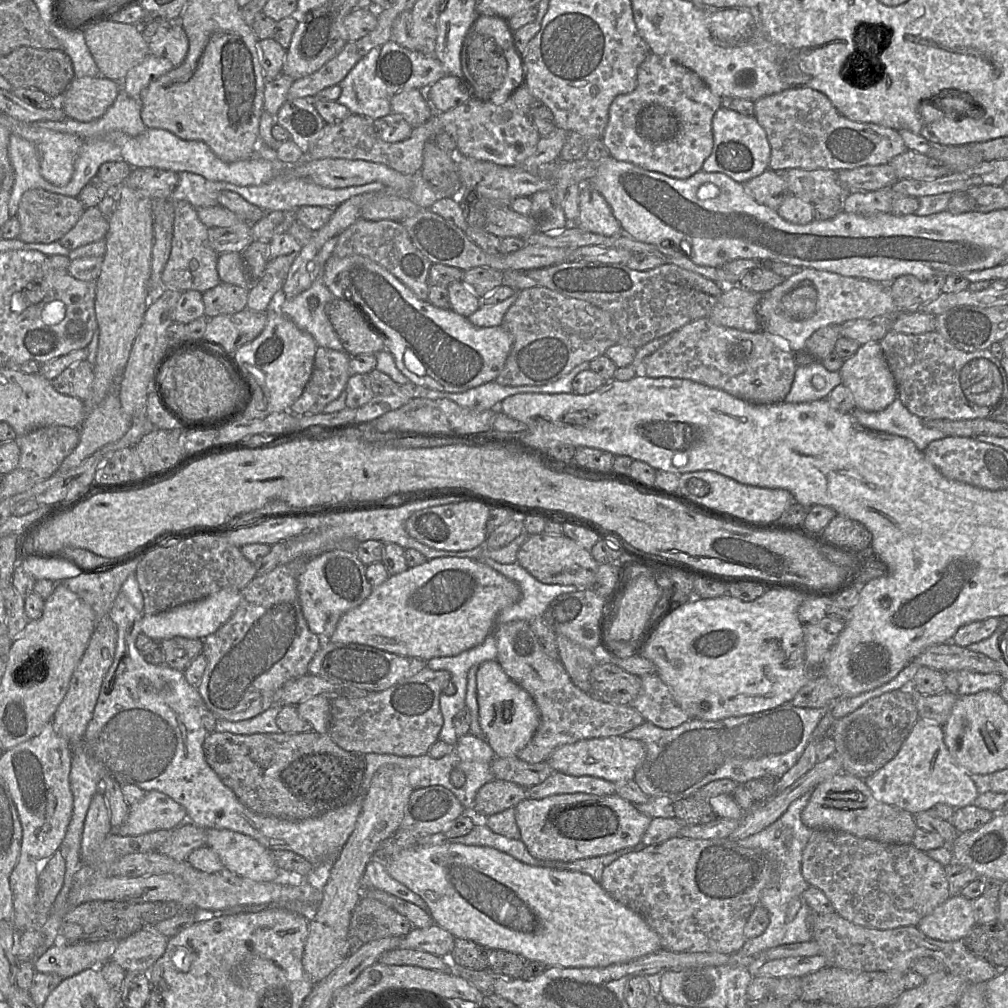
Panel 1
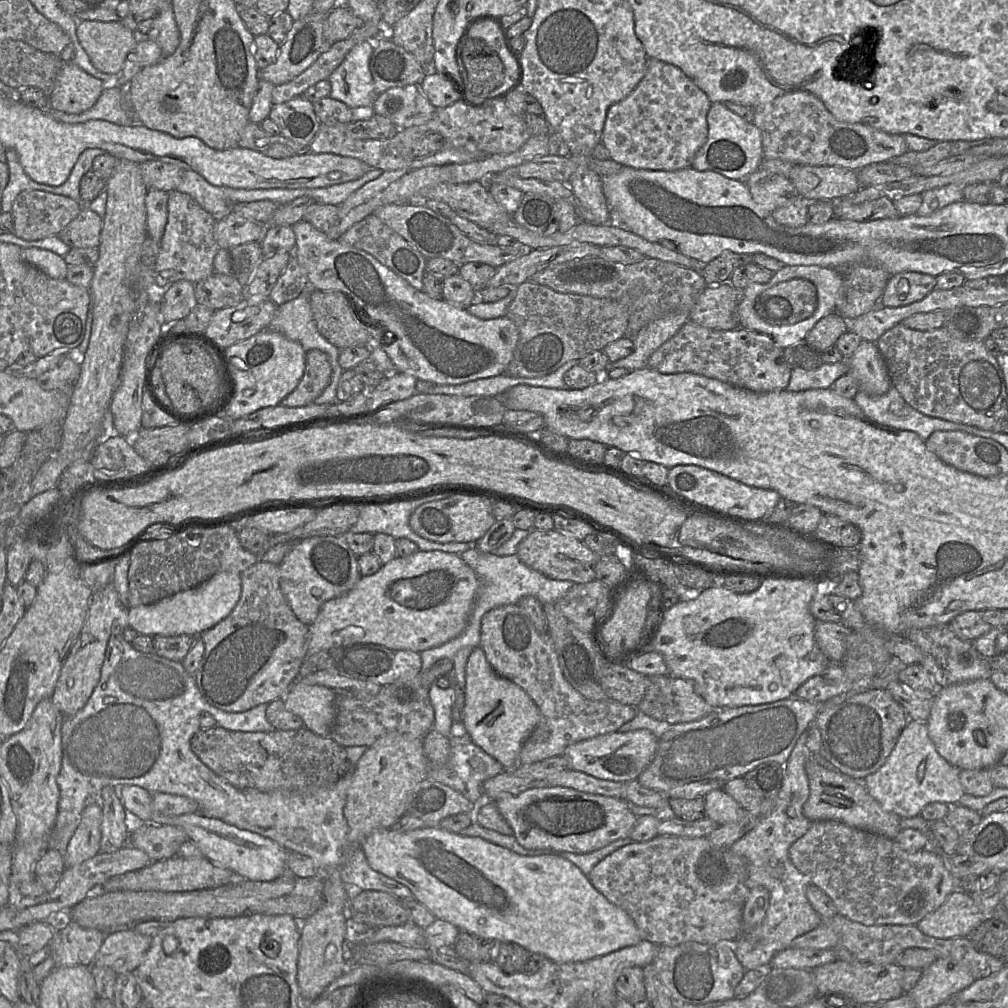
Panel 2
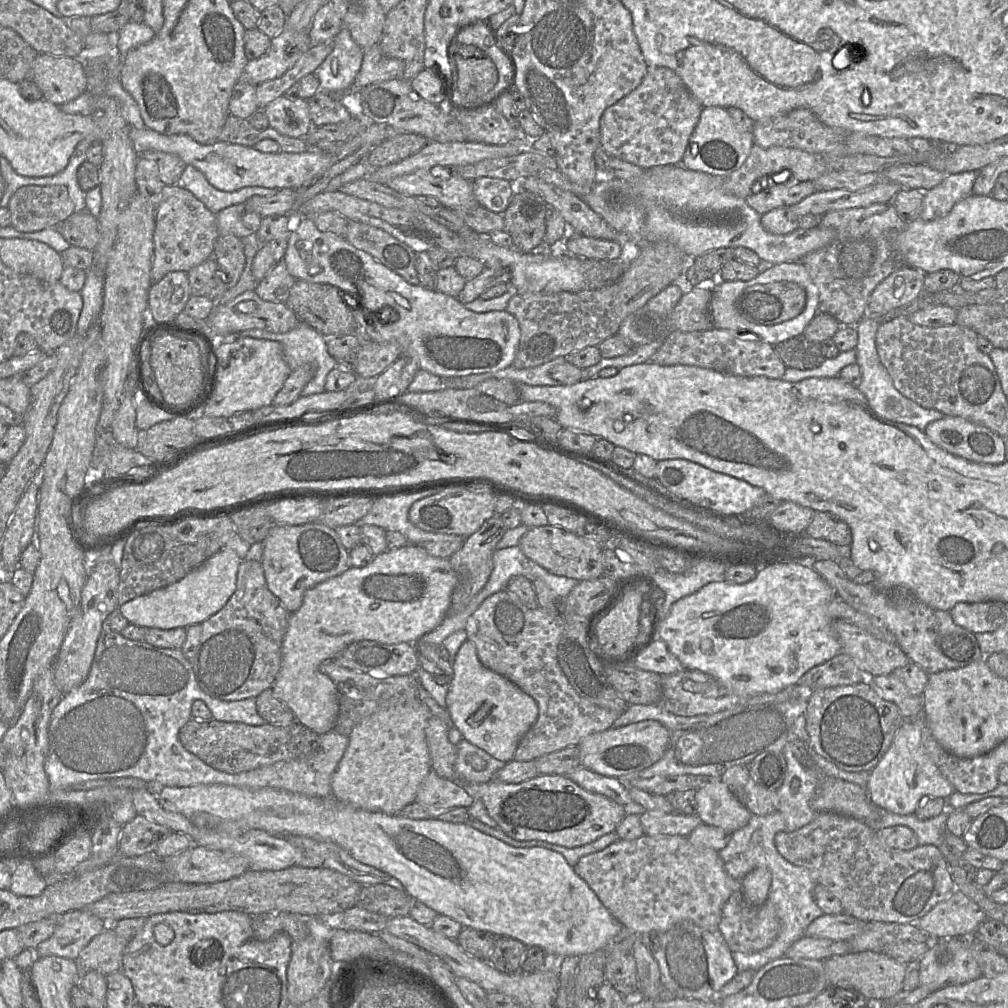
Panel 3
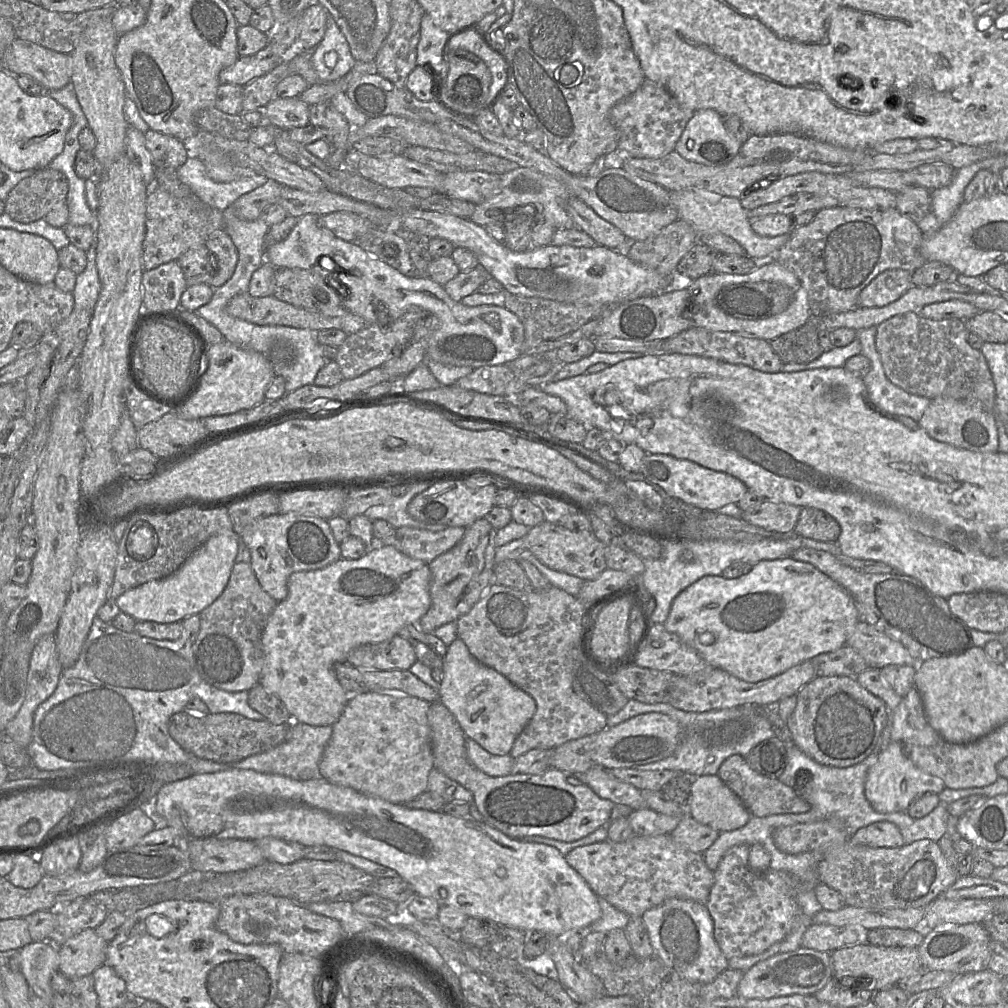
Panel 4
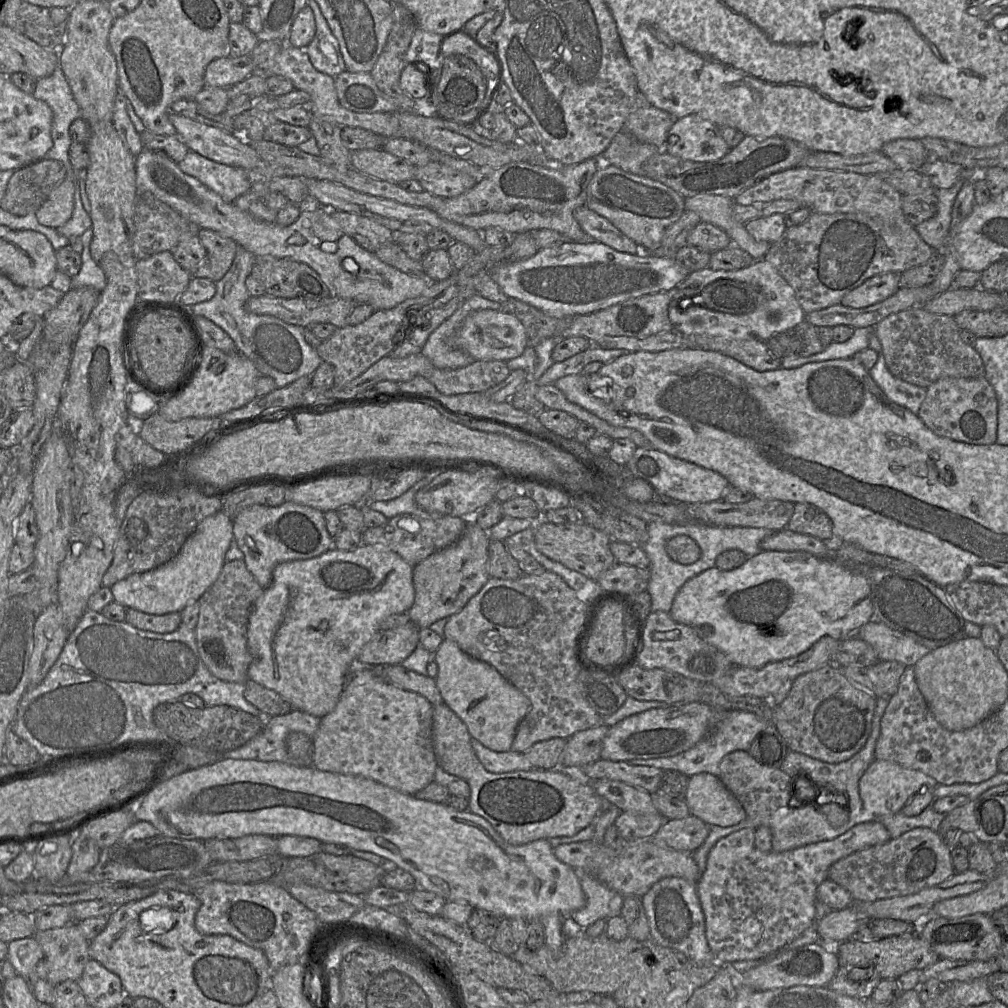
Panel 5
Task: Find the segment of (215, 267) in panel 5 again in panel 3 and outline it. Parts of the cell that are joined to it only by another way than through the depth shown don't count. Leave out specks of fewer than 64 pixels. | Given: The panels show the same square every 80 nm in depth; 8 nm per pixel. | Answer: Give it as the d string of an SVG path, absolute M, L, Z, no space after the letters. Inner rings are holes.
M219 235L215 240L212 255L226 273L229 289L235 286L246 262L242 240L231 235Z

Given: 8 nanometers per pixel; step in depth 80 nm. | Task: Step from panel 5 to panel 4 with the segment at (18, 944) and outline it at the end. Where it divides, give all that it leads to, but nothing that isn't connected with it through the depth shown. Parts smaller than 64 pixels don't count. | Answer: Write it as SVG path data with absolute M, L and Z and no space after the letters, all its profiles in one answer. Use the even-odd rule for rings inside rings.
M32 941L18 949L20 972L25 977L31 992L52 1006L51 980L58 972L58 948L47 941Z

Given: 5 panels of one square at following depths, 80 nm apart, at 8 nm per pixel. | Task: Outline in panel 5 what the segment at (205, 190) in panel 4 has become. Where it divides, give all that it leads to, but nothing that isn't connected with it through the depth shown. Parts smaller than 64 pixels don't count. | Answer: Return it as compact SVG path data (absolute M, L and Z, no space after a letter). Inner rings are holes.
M189 150L178 163L182 172L199 180L218 194L223 201L233 203L252 189L252 182L245 170L210 160Z

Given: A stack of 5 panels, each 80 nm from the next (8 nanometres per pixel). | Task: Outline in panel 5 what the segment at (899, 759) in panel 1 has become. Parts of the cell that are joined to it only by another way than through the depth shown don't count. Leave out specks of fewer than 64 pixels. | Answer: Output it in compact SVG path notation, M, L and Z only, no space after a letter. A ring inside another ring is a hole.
M874 760L859 781L859 794L866 810L876 815L887 815L901 812L907 802L917 793L932 790L938 782L925 773L903 767L899 764Z

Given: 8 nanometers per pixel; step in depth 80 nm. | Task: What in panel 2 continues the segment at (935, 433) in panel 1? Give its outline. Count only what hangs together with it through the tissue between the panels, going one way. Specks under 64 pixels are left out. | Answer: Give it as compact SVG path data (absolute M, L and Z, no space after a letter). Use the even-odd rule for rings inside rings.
M893 385L880 396L872 396L858 390L854 401L873 422L896 430L912 431L925 442L935 431L961 430L963 424L919 412L903 399Z

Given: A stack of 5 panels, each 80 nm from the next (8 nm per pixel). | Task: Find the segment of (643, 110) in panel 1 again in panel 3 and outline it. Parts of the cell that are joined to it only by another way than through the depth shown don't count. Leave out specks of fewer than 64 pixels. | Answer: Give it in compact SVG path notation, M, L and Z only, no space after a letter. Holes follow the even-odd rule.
M649 67L636 89L604 111L600 121L601 146L611 157L644 169L680 165L702 110L675 71Z

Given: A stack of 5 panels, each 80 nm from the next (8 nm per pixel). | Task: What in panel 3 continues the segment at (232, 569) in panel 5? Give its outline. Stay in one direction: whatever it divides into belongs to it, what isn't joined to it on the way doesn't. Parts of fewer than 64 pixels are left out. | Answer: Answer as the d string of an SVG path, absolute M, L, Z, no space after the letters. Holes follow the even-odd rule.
M243 560L233 595L220 611L201 624L201 643L191 661L200 688L223 701L256 698L270 689L280 670L281 645L289 616L269 590L261 563Z

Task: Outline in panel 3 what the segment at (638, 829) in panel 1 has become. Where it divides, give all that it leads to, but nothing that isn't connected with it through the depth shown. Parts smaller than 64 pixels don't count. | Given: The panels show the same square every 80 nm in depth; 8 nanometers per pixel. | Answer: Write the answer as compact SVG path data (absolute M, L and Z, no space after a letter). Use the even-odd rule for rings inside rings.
M538 775L518 784L495 780L461 784L467 793L483 802L497 828L517 841L540 840L575 848L615 832L626 816L623 805L581 788L566 775Z

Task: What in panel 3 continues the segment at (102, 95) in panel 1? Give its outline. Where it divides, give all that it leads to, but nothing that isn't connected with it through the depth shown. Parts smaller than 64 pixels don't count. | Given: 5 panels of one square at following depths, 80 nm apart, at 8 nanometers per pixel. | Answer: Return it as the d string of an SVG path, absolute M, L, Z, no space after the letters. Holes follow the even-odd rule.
M39 53L29 79L41 90L45 100L62 106L86 92L87 79L82 63L71 57Z

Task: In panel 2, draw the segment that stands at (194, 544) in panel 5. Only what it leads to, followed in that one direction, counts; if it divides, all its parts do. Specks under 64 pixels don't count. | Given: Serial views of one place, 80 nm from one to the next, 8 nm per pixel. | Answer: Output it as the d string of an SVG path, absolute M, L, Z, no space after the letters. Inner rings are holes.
M220 571L199 586L179 592L151 605L128 609L128 624L138 634L150 637L199 636L225 619L235 608L241 595L241 574Z

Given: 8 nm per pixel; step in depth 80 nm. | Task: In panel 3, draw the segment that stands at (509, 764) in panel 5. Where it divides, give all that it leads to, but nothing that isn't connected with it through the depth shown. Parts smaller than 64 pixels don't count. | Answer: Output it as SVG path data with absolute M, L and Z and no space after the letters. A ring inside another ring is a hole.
M466 739L457 744L455 772L459 783L482 784L494 779L506 763L492 757Z

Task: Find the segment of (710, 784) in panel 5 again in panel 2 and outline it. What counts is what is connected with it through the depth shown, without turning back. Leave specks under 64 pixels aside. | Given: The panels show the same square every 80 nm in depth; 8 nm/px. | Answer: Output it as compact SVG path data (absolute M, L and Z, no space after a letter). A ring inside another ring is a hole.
M715 789L704 796L706 817L719 825L739 822L746 810L724 789Z

